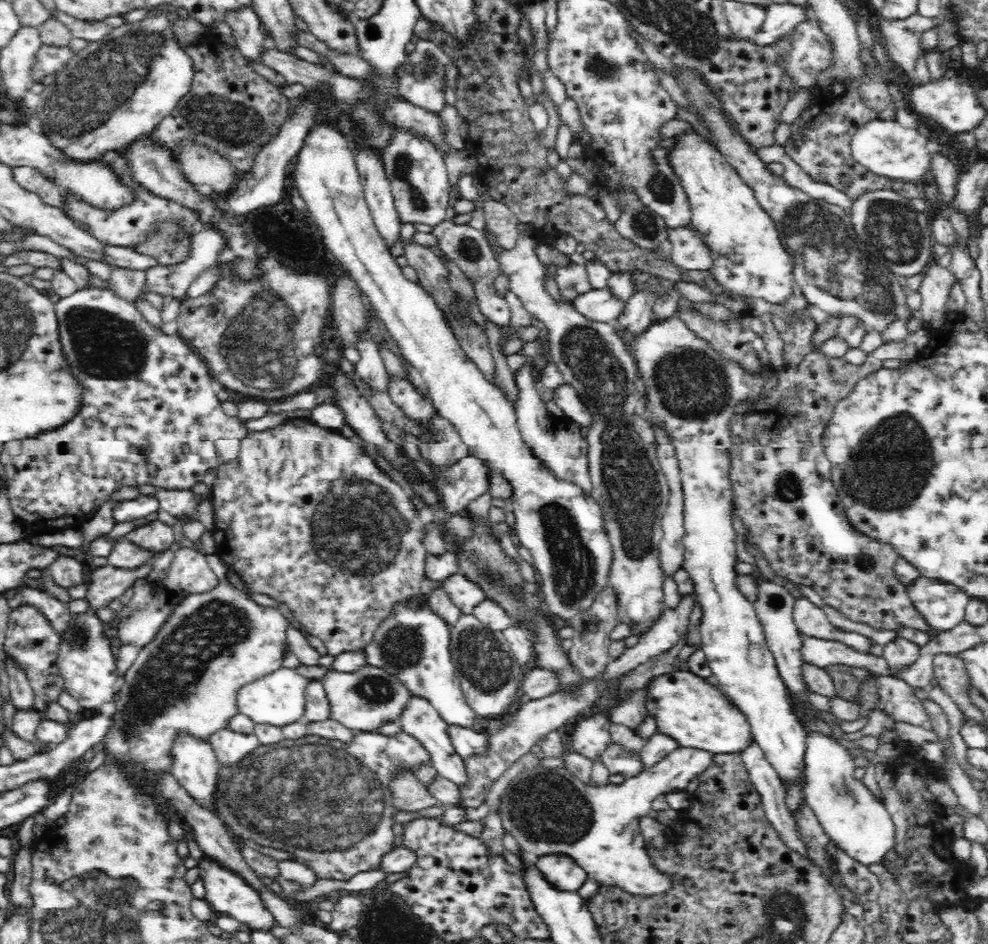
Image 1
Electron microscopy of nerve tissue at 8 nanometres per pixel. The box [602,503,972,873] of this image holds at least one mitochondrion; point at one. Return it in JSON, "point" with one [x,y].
{"point":[872,594]}

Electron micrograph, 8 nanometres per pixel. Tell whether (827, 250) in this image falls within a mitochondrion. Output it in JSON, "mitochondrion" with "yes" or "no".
{"mitochondrion":"yes"}

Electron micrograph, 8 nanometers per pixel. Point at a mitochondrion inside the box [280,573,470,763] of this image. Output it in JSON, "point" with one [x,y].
{"point":[403,647]}

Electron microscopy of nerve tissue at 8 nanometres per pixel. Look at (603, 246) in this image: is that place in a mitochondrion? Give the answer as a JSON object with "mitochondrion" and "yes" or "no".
{"mitochondrion":"no"}

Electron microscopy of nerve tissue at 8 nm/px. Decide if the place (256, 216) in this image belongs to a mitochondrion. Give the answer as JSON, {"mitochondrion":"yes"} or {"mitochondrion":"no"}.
{"mitochondrion":"no"}

